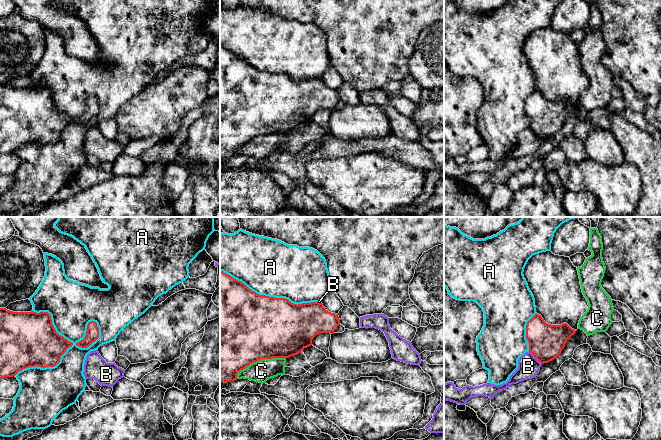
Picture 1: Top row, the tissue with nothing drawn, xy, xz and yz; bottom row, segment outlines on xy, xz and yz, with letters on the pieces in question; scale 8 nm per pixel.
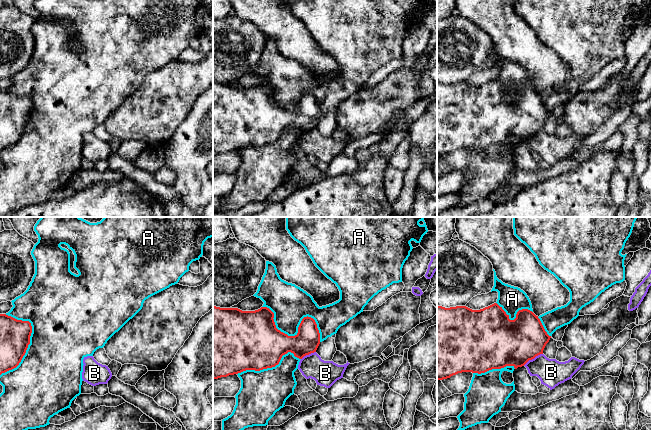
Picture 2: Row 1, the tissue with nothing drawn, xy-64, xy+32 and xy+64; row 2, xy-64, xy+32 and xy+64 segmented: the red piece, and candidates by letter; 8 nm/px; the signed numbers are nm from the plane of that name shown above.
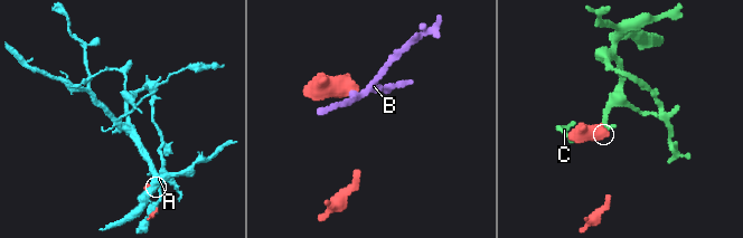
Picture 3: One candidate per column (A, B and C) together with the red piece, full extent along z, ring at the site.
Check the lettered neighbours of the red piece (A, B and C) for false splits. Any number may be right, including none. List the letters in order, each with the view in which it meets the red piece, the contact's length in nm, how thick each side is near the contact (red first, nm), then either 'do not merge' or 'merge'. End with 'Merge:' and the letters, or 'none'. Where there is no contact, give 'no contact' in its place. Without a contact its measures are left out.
A: xy | 600 nm | 380/340 nm | do not merge
B: yz | 160 nm | 280/180 nm | do not merge
C: xz | 440 nm | 500/170 nm | do not merge
Merge: none

